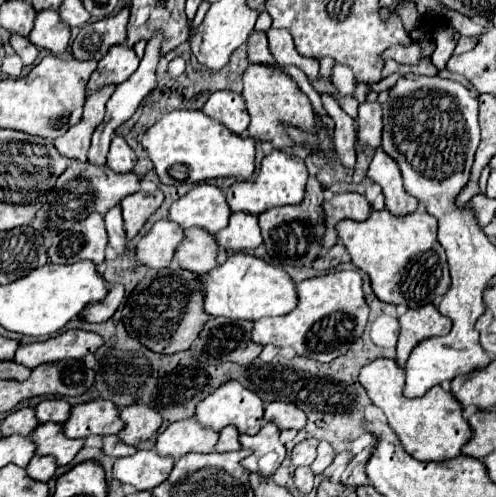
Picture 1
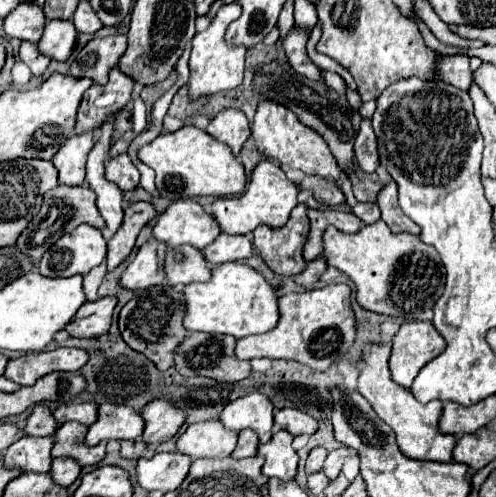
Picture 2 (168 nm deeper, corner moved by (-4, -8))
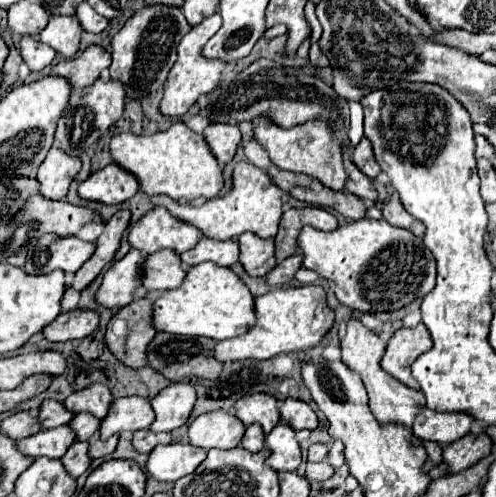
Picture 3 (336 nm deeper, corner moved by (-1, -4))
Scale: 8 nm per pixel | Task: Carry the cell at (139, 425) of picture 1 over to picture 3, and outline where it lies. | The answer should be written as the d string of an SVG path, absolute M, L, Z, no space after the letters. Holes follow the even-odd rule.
M174 382L158 392L150 404L156 412L156 420L148 426L150 432L172 432L174 428L182 426L196 402L196 392L192 384Z

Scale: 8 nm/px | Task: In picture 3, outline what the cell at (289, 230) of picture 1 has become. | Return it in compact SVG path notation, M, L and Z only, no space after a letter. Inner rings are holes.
M254 232L240 236L240 262L250 276L266 276L276 266L274 238L260 238Z

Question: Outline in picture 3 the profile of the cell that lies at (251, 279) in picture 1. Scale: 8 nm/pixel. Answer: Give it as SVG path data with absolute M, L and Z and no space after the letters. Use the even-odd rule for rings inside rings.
M210 262L190 268L182 286L166 290L154 302L154 328L170 334L226 340L246 334L254 324L254 294L248 290L248 286L236 272Z

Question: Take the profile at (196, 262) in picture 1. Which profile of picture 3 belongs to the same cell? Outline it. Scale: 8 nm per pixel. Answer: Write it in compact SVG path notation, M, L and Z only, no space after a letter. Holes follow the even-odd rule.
M158 250L150 254L142 266L142 284L148 290L172 290L186 278L186 266L176 250Z

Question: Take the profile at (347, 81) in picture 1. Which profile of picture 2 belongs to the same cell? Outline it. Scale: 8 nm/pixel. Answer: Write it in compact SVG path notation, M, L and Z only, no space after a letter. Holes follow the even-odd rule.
M293 26L291 32L283 38L283 50L287 56L287 62L291 64L291 68L303 76L309 76L311 80L321 80L319 68L307 58L305 54L305 44L309 40L309 32L303 28Z

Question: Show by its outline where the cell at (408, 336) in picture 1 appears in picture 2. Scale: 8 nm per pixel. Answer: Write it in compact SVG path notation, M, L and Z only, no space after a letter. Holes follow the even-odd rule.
M405 322L393 336L391 346L391 378L403 388L411 388L419 368L445 350L445 340L433 322Z

